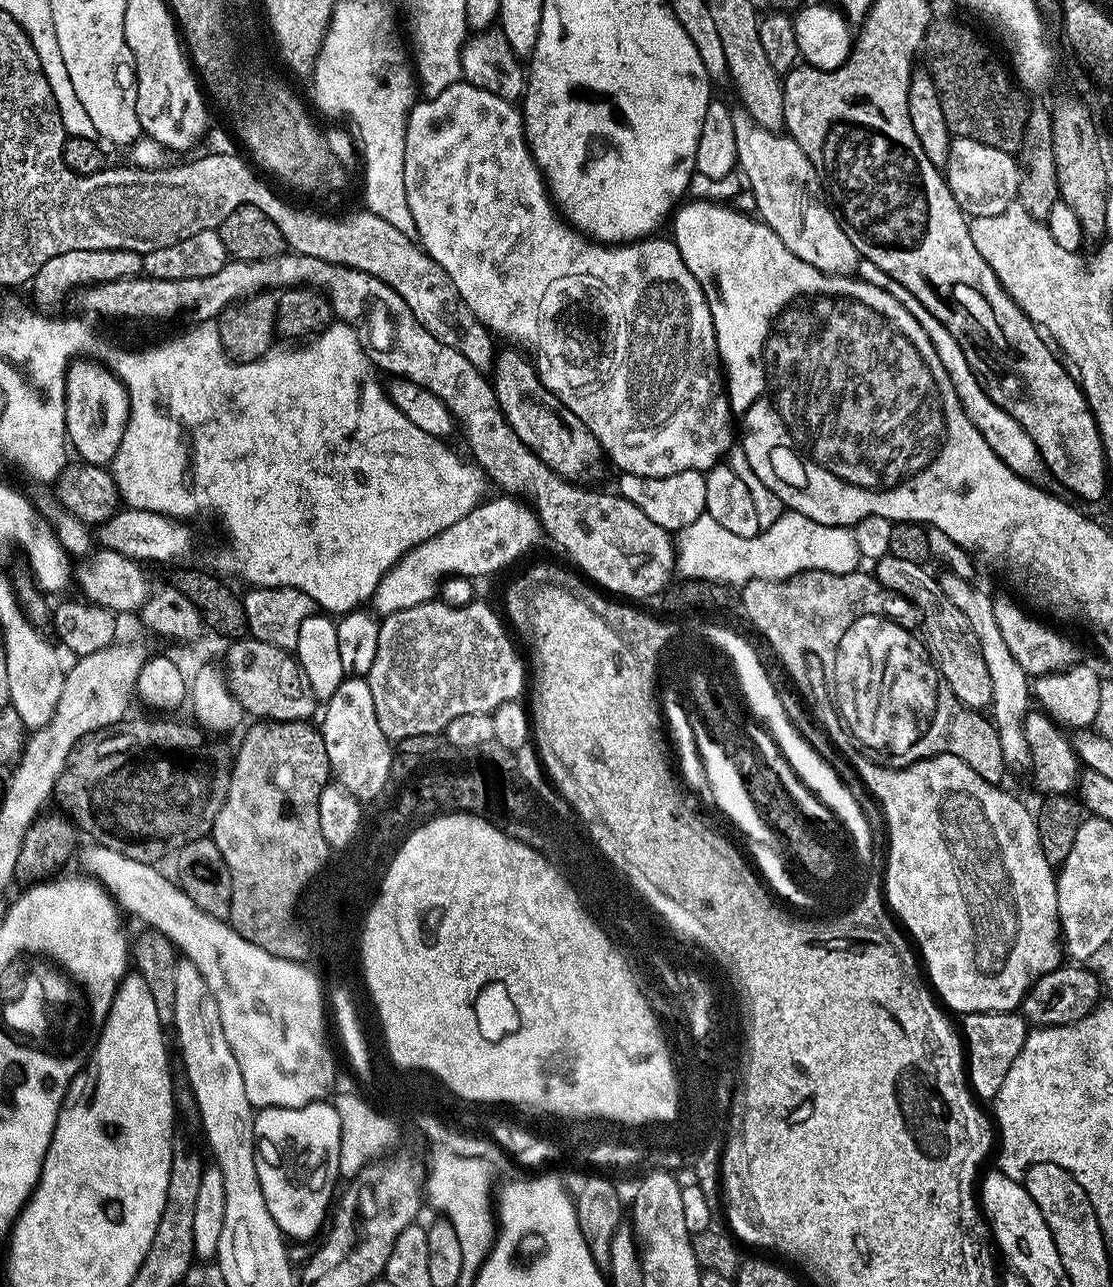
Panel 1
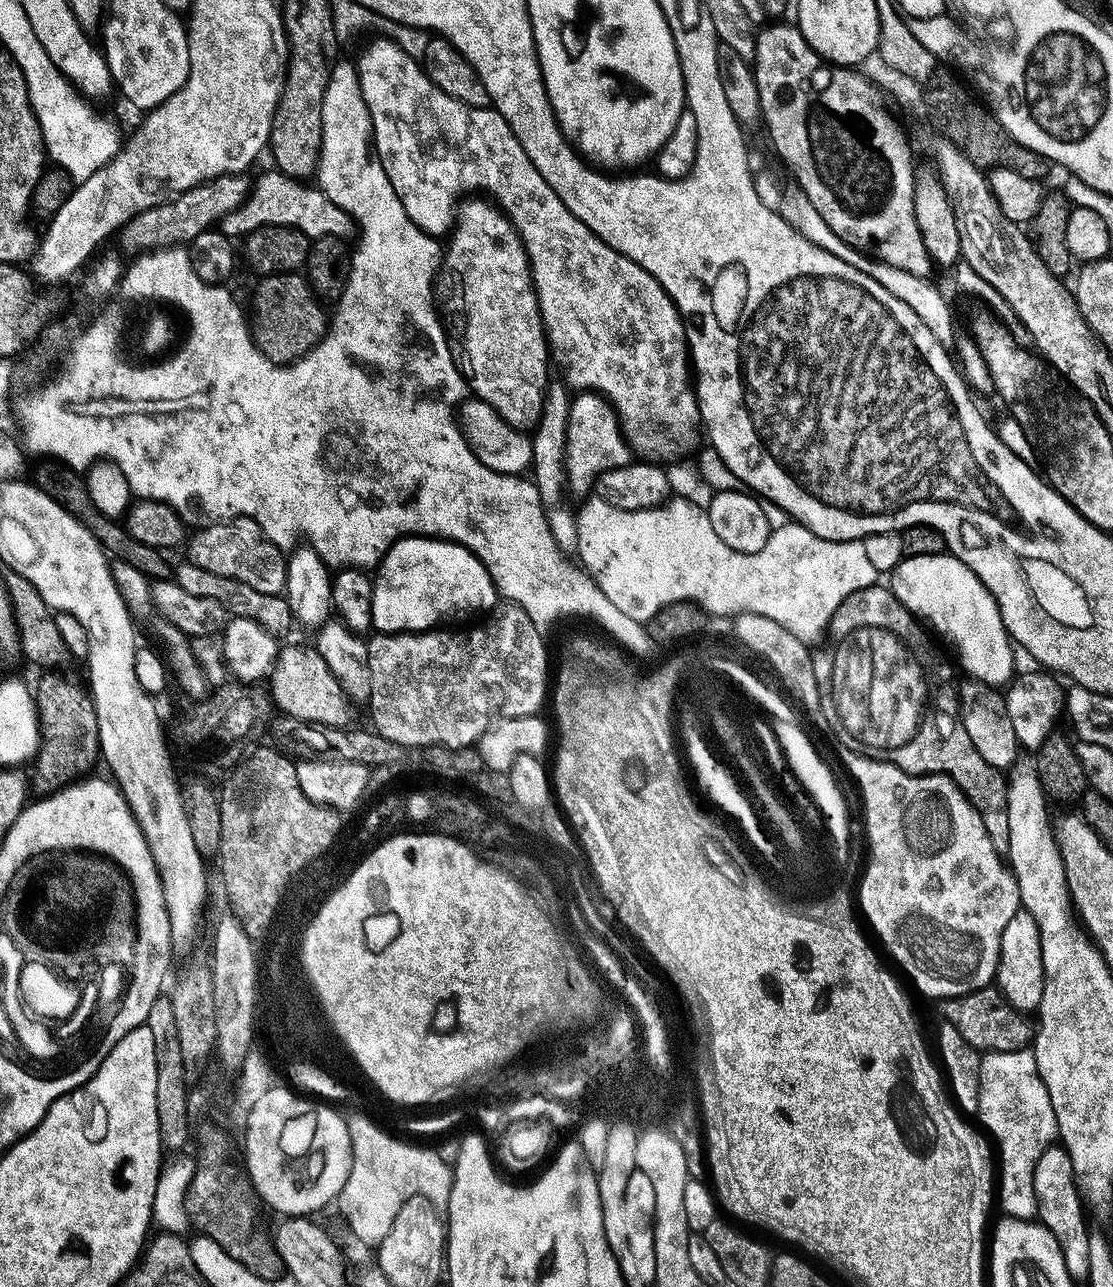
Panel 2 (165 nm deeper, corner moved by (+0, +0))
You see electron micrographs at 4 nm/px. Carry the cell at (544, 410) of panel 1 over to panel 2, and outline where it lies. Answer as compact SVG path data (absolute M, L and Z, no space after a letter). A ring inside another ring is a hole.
M468 198L459 205L448 242L438 273L438 308L446 317L449 337L456 338L464 332L467 383L475 399L483 400L498 410L510 426L521 430L535 429L543 414L545 391L550 383L550 345L548 334L544 331L540 299L536 283L532 280L532 263L526 246L507 215L495 203L484 198Z

